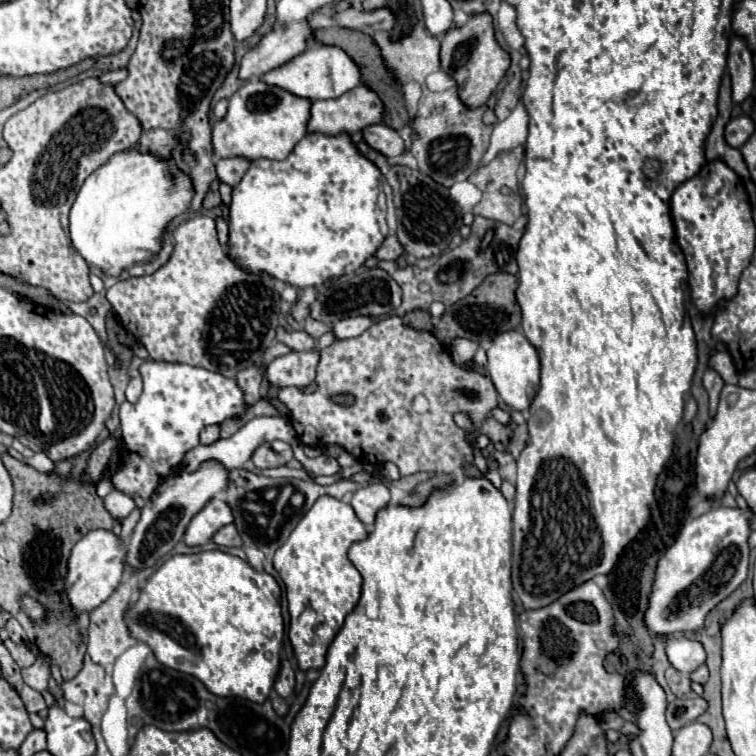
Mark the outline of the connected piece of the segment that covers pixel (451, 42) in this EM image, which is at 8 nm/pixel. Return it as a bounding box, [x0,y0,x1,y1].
[441,12,511,108]

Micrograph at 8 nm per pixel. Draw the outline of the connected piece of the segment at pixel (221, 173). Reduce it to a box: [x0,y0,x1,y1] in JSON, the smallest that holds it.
[217,156,251,188]

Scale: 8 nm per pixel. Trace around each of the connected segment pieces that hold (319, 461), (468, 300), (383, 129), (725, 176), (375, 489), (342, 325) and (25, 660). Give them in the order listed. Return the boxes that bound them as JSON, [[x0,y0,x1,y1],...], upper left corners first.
[[293,444,341,476],[433,272,521,346],[363,124,407,158],[671,160,755,312],[351,482,389,530],[333,316,375,338],[3,638,37,668]]

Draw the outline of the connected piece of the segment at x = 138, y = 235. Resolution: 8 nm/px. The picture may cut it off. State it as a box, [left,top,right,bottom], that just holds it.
[69,146,193,278]

